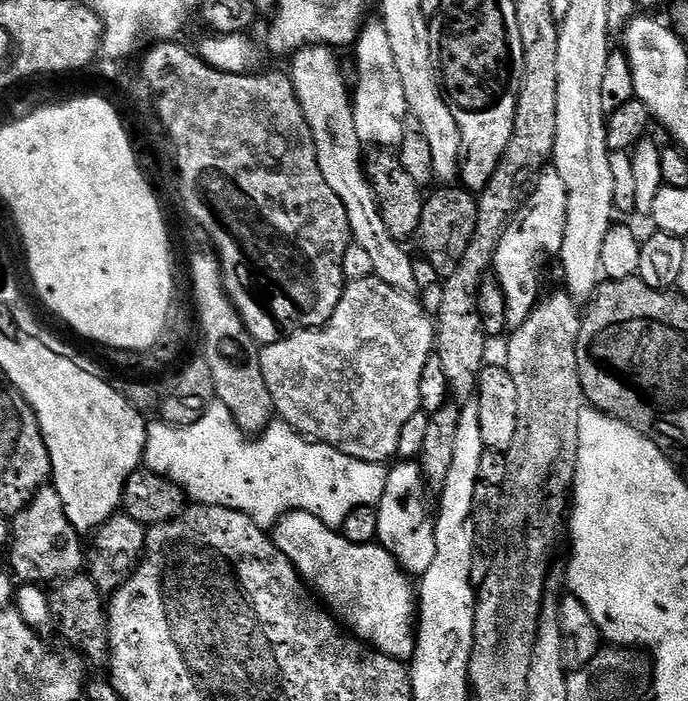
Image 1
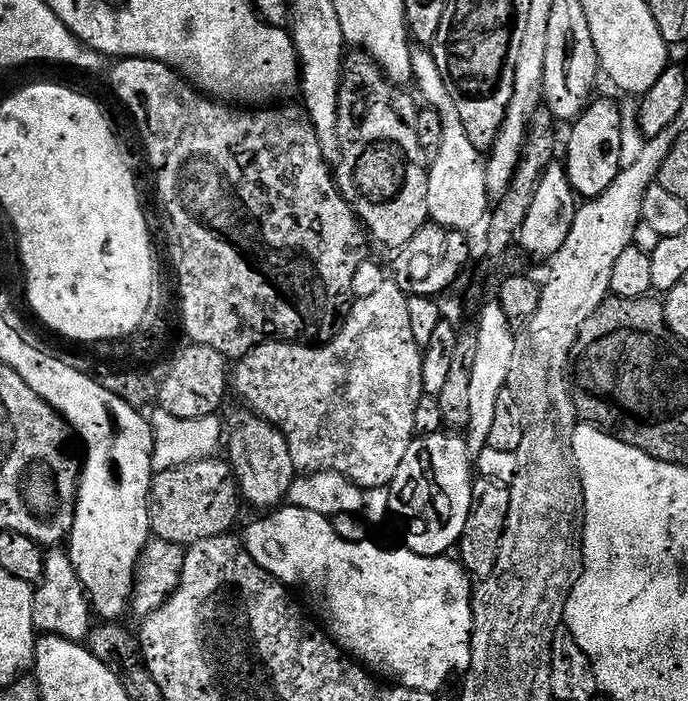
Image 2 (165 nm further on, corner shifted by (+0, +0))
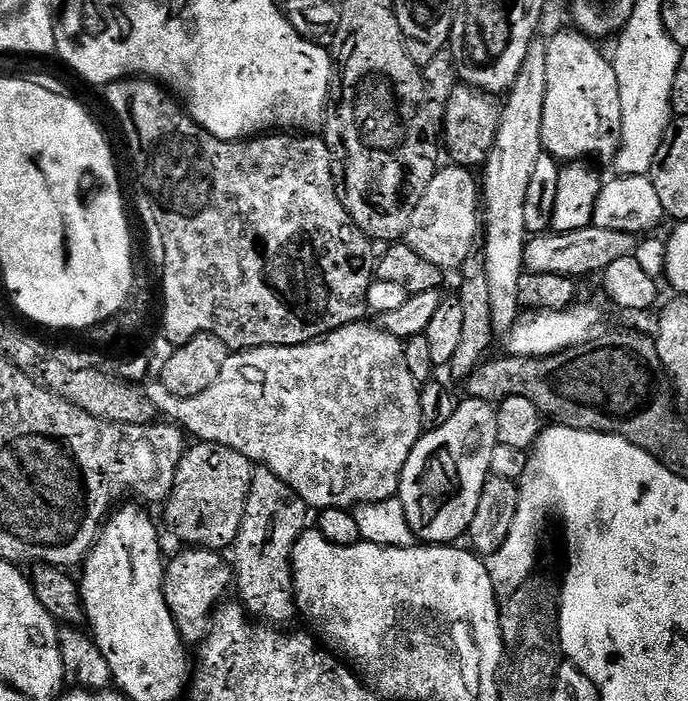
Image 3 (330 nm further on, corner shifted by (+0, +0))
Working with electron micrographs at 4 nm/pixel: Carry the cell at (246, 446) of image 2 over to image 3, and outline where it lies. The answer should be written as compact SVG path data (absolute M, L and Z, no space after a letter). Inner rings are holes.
M260 466L252 473L250 482L250 494L246 498L246 510L242 514L242 526L236 535L234 553L234 584L240 587L240 596L244 599L243 607L249 617L257 616L260 622L268 626L284 626L292 619L297 619L298 609L296 598L292 591L292 551L298 542L298 538L309 527L310 509L304 503L301 496L296 495L295 490L286 486L280 478L269 468Z

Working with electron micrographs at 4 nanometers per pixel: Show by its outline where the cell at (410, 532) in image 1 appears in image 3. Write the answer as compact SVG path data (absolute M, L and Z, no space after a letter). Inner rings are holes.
M464 398L457 403L452 417L438 429L424 432L414 446L406 466L400 472L398 498L406 514L406 522L416 535L417 541L428 546L448 546L467 533L470 522L474 522L474 510L478 510L478 498L482 498L482 486L486 486L490 475L490 456L498 438L496 409L491 404Z

